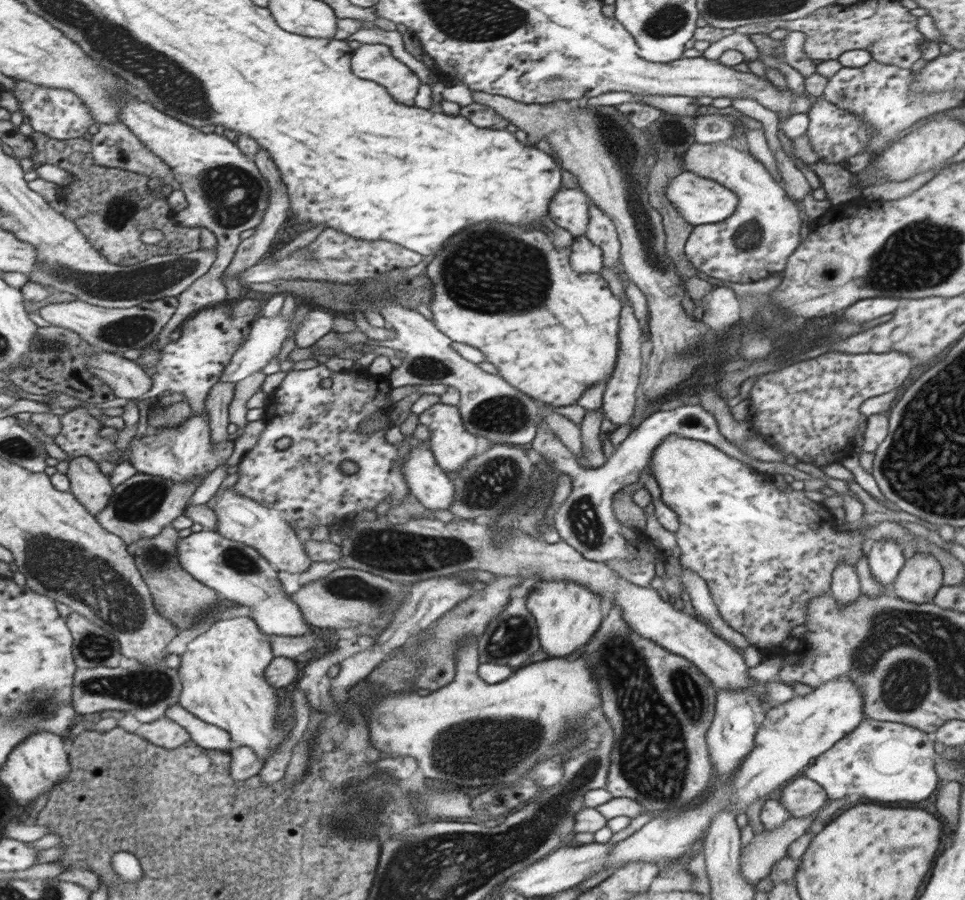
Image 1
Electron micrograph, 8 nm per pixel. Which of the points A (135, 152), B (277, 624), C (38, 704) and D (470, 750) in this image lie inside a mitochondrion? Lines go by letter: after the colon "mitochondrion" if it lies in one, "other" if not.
A: other
B: other
C: mitochondrion
D: mitochondrion

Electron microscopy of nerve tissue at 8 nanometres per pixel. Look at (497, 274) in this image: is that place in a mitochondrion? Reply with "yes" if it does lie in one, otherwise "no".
yes

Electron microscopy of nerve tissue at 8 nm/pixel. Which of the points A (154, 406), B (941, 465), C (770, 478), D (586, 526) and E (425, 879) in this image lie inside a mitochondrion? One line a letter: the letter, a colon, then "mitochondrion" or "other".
A: other
B: mitochondrion
C: other
D: mitochondrion
E: mitochondrion

